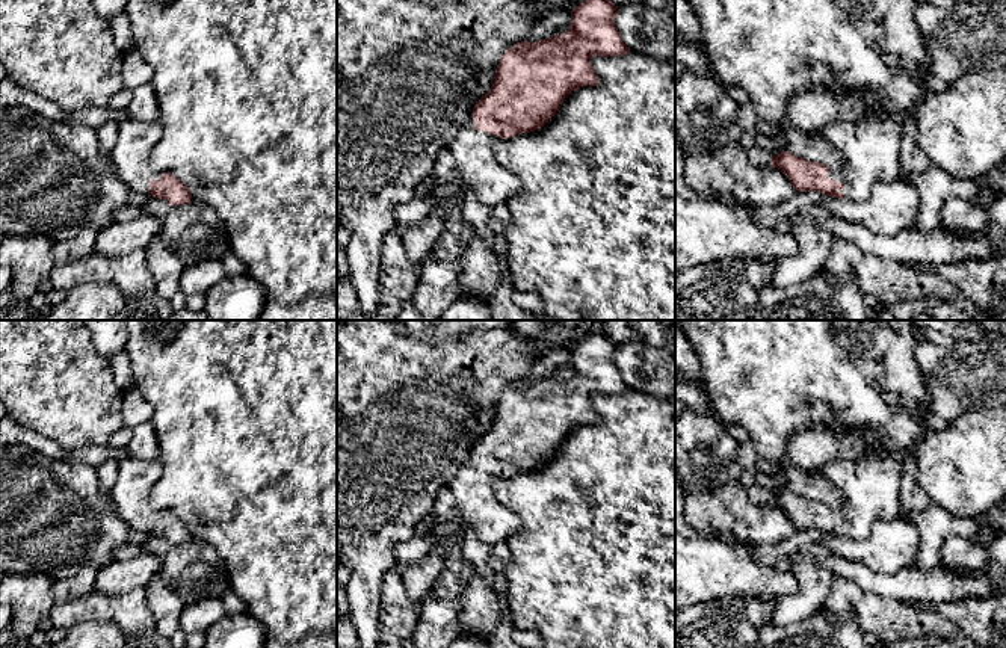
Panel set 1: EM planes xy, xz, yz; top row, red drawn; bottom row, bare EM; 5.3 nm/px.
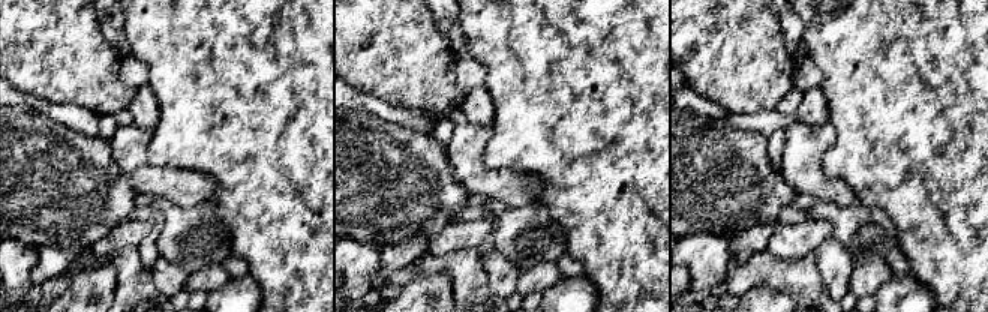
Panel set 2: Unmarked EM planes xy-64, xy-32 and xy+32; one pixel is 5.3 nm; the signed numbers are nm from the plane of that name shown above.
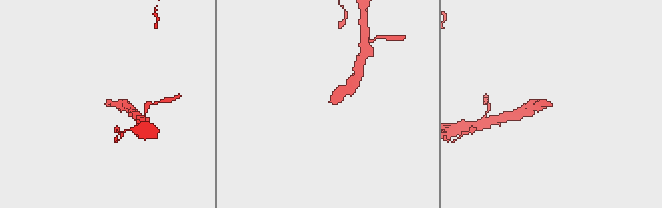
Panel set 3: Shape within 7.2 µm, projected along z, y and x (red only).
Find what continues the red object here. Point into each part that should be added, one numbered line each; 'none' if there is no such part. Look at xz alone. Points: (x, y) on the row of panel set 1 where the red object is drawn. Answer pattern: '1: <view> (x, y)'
1: xz (479, 171)

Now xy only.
1: xy (130, 156)

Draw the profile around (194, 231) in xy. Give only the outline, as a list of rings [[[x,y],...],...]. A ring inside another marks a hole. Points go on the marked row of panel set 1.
[[[150,196],[142,208],[143,214],[162,221],[159,237],[186,267],[208,258],[219,260],[230,251],[228,231],[207,204],[190,201],[171,205],[165,199]]]

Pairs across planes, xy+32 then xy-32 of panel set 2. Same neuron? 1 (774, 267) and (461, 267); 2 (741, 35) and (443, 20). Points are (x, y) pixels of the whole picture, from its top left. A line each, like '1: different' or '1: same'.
1: same
2: different

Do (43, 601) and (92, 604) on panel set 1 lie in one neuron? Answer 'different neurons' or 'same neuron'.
different neurons

